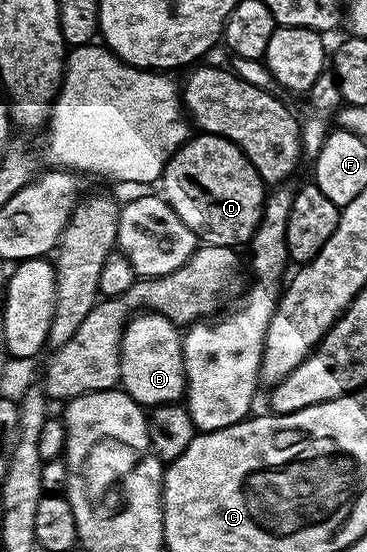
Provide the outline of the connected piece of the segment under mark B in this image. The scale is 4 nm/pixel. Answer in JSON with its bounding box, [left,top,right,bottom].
[120,311,185,405]

